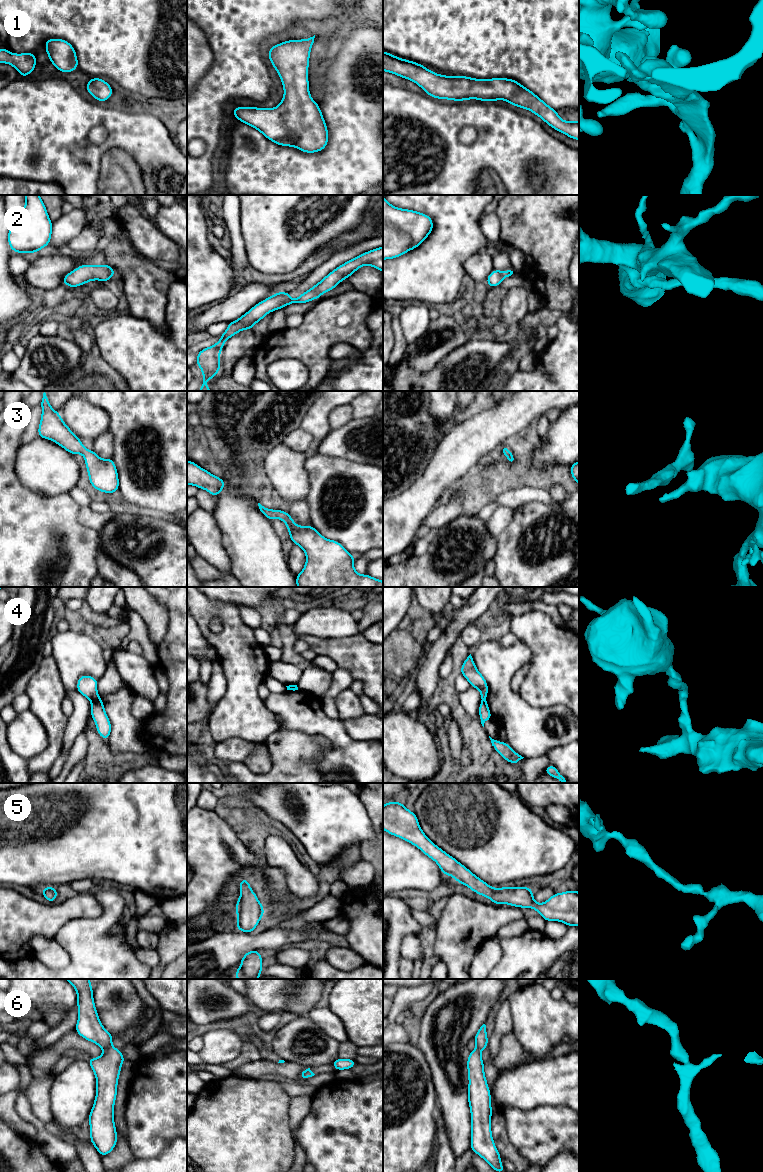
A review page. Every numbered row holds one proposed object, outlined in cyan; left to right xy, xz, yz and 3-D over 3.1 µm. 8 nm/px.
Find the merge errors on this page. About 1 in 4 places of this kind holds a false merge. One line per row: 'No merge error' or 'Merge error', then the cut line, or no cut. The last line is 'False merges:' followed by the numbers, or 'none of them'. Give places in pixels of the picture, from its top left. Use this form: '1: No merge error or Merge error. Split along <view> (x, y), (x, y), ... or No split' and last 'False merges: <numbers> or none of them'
1: No merge error. No split
2: No merge error. No split
3: No merge error. No split
4: Merge error. Split along xy (99, 698), (91, 702)
5: No merge error. No split
6: No merge error. No split
False merges: 4

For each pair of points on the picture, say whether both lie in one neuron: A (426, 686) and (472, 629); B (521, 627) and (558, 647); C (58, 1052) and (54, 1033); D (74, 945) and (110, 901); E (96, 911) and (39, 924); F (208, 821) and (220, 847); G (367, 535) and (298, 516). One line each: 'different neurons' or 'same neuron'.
A: different neurons
B: same neuron
C: different neurons
D: same neuron
E: same neuron
F: same neuron
G: different neurons

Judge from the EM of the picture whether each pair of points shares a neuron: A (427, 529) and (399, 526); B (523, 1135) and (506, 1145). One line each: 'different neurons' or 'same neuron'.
A: different neurons
B: different neurons

